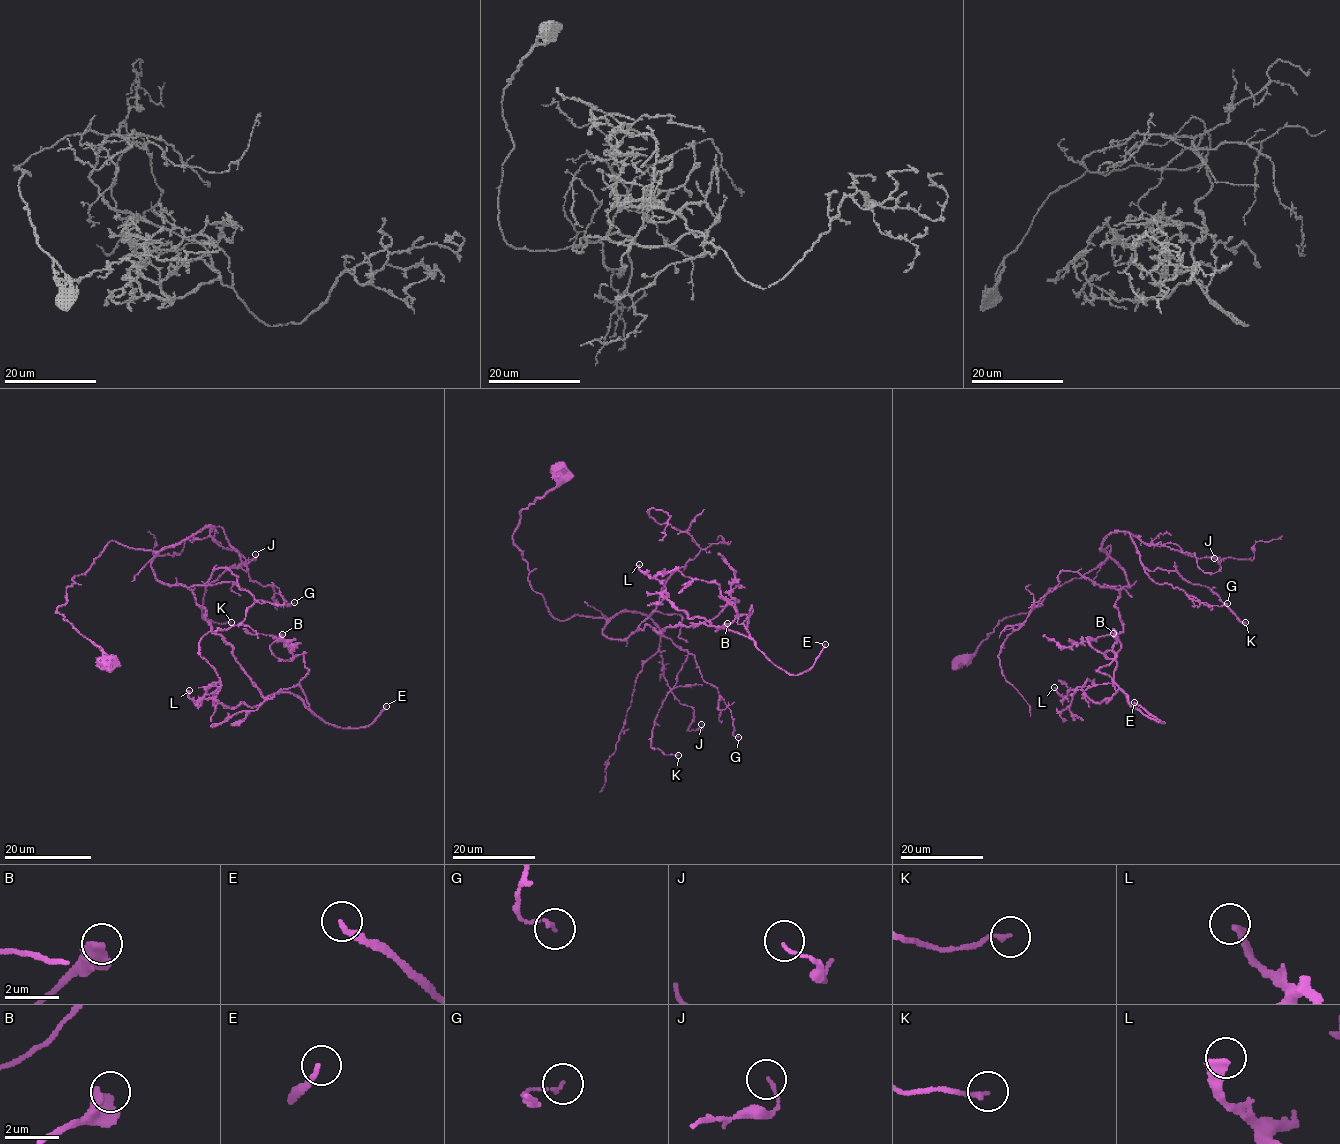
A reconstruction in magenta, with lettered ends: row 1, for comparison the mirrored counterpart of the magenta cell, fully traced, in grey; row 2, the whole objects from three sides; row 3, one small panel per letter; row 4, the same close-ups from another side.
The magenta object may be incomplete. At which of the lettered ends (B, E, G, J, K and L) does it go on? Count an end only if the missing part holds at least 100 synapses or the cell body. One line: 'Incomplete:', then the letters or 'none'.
Incomplete: E

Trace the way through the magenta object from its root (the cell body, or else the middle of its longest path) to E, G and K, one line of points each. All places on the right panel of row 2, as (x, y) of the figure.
E: (963, 660), (999, 621), (1096, 569), (1110, 545), (1130, 586), (1115, 603), (1115, 693), (1165, 722), (1134, 702)
G: (963, 660), (999, 621), (1096, 569), (1112, 533), (1128, 532), (1156, 582), (1209, 606), (1227, 603)
K: (963, 660), (999, 621), (1096, 569), (1118, 532), (1149, 570), (1209, 588), (1245, 622)

